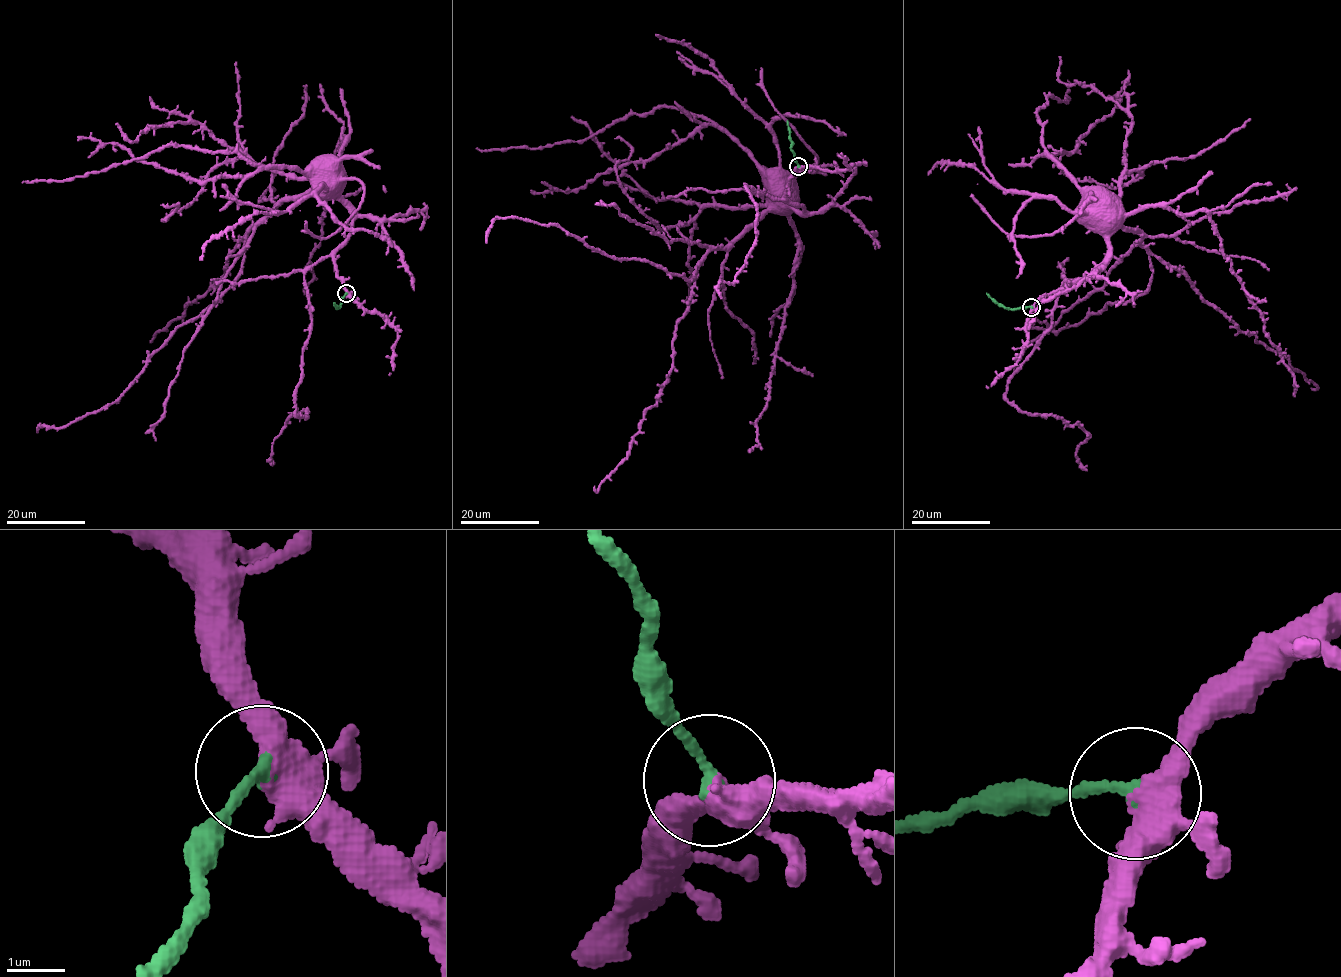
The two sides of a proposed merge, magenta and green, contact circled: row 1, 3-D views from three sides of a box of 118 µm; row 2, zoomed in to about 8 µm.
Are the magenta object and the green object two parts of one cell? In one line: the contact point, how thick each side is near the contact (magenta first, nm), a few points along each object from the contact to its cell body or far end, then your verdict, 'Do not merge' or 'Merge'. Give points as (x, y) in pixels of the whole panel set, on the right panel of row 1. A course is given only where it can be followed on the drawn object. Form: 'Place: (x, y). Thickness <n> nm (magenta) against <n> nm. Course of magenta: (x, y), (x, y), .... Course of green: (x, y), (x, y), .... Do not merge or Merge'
Place: (1031, 307). Thickness 400 nm (magenta) against 240 nm. Course of magenta: (1031, 307), (1052, 292), (1076, 283), (1104, 260), (1106, 240), (1080, 212), (1083, 200), (1091, 201). Course of green: (1031, 307), (1008, 309), (1000, 306), (986, 293). Do not merge

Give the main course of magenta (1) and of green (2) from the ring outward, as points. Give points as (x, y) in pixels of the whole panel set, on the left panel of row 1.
1: (346, 293), (334, 257), (349, 232), (351, 215), (348, 206), (333, 196), (332, 187), (321, 174)
2: (346, 293), (338, 309), (333, 302)

